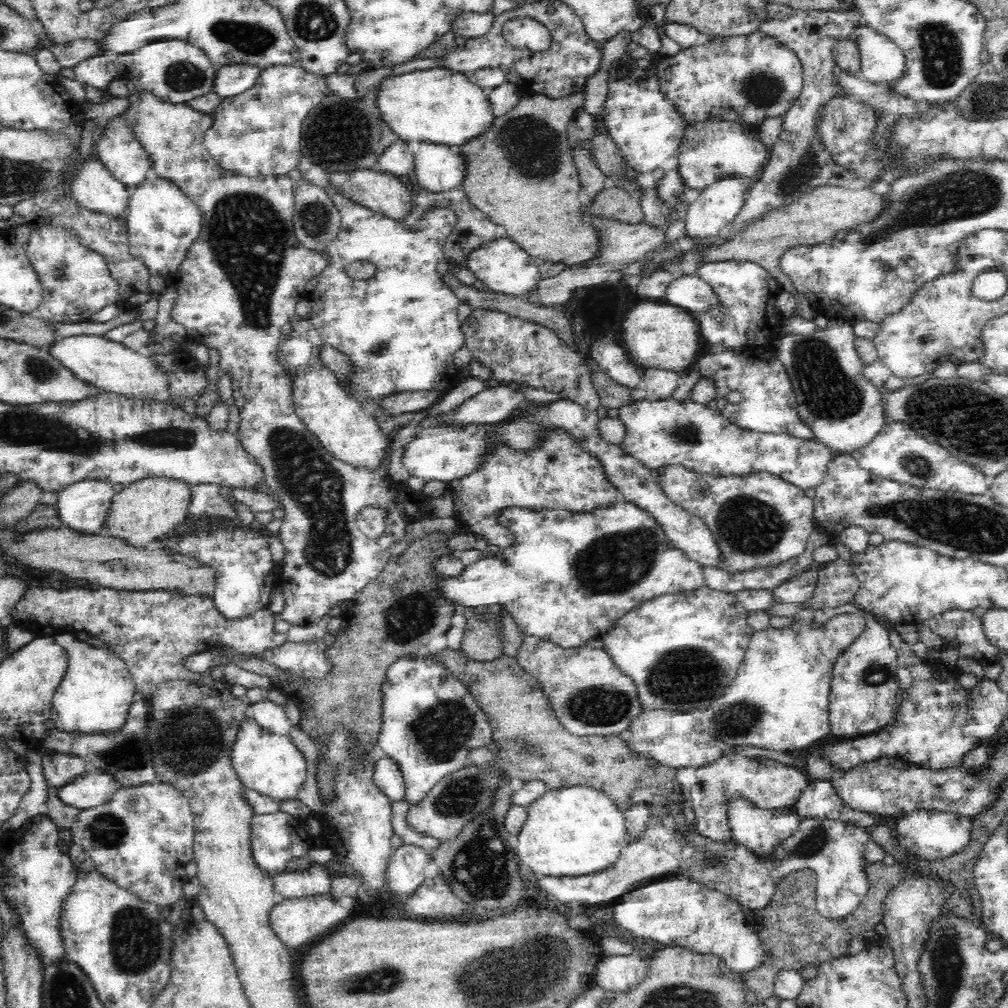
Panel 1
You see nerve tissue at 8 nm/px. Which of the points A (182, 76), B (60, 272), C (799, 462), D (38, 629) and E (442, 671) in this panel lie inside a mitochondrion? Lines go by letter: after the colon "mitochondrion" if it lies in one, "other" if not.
A: mitochondrion
B: mitochondrion
C: other
D: other
E: other

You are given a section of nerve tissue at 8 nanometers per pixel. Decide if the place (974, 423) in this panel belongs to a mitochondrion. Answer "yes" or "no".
yes

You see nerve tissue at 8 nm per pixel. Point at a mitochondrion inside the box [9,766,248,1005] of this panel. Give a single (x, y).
(137, 941)

